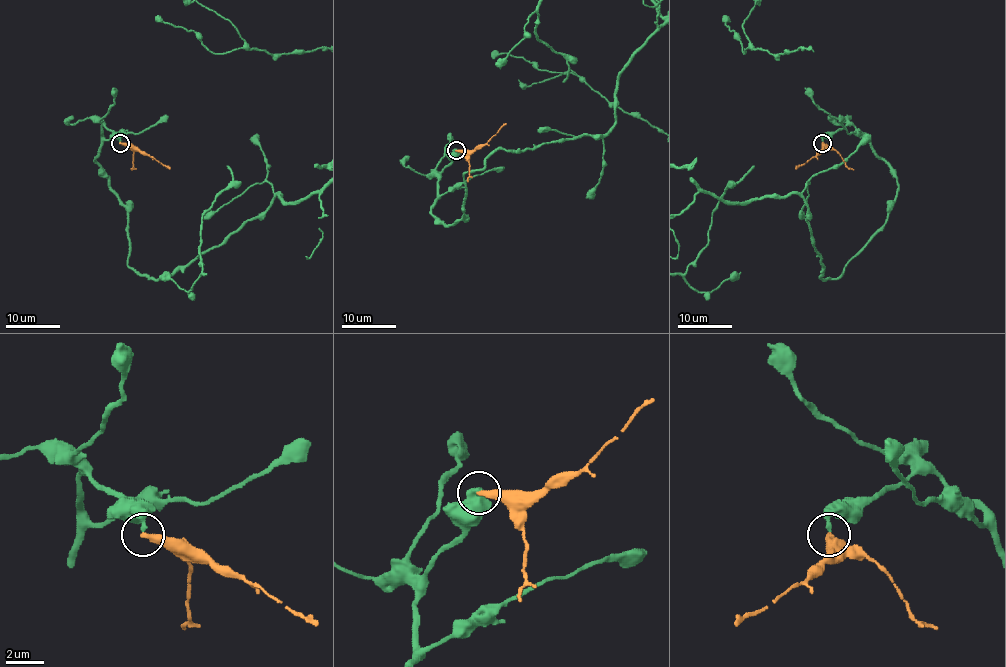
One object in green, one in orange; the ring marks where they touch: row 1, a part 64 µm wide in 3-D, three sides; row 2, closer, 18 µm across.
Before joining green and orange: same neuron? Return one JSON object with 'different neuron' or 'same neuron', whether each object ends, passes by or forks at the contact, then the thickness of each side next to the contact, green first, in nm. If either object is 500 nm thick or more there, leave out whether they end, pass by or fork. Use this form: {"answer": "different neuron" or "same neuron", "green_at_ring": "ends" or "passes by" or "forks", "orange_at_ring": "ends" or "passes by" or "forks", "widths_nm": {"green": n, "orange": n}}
{"answer": "different neuron", "green_at_ring": "ends", "orange_at_ring": "ends", "widths_nm": {"green": 240, "orange": 360}}

